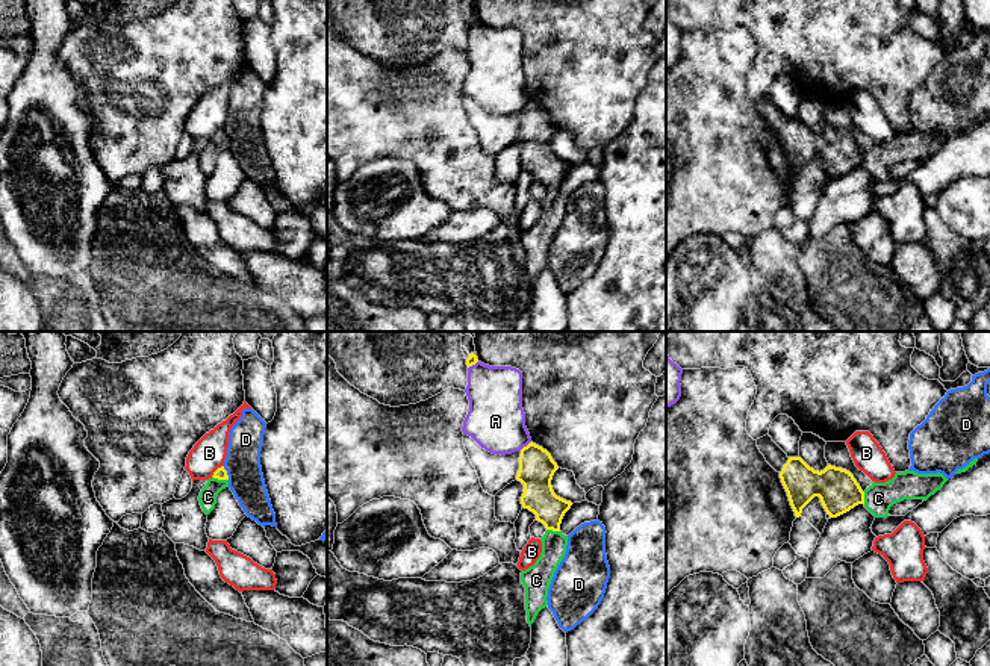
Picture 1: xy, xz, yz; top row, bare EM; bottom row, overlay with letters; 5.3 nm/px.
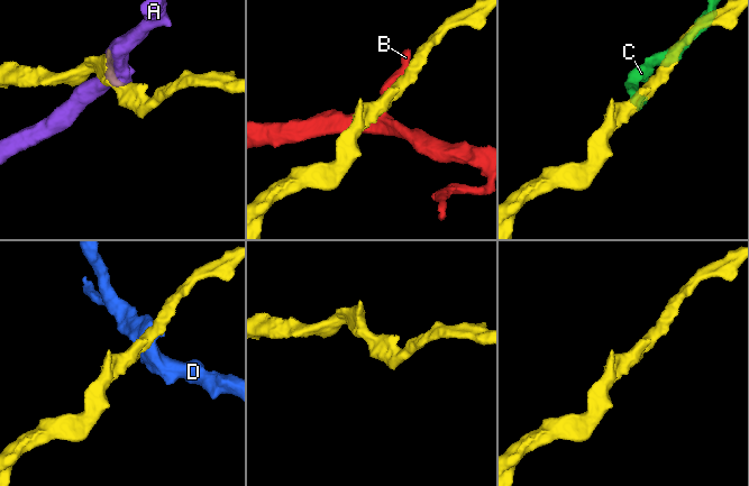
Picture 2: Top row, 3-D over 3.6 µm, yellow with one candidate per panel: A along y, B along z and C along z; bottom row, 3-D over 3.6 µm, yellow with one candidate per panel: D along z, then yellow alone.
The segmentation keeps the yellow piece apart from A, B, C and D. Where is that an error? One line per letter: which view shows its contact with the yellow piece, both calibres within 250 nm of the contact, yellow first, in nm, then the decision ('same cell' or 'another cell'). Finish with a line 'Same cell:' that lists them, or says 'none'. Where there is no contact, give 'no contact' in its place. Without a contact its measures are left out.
A: xz | 190/300 nm | another cell
B: xy | 60/180 nm | another cell
C: xy | 60/100 nm | same cell
D: xy | 60/190 nm | another cell
Same cell: C

